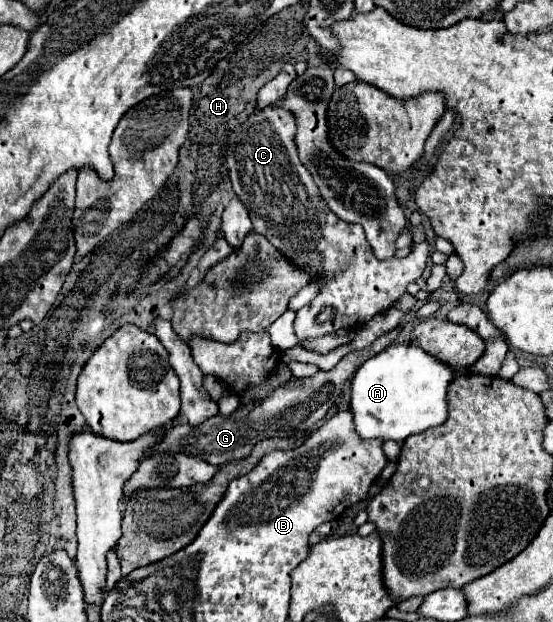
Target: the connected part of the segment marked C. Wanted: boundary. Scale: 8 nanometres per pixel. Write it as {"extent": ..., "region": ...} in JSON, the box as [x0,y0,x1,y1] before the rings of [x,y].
{"extent":[227,107,431,341],"region":[[[267,107],[257,109],[247,117],[243,125],[239,125],[227,143],[227,167],[229,177],[235,195],[241,199],[241,203],[249,209],[249,217],[253,221],[253,231],[265,235],[283,255],[289,259],[295,259],[295,265],[309,269],[311,267],[311,249],[319,250],[321,265],[319,265],[320,277],[324,277],[324,269],[328,269],[327,283],[323,291],[317,295],[317,299],[311,301],[309,307],[301,307],[295,317],[295,335],[299,341],[319,337],[325,333],[331,333],[339,327],[359,327],[365,321],[369,321],[373,315],[389,309],[401,295],[407,293],[407,285],[417,281],[423,275],[423,269],[431,255],[431,241],[425,239],[421,243],[413,243],[413,251],[405,259],[387,259],[379,261],[367,243],[363,227],[355,223],[347,223],[337,219],[321,199],[311,175],[303,167],[303,163],[297,157],[297,147],[293,143],[295,135],[295,121],[289,111]]]}

